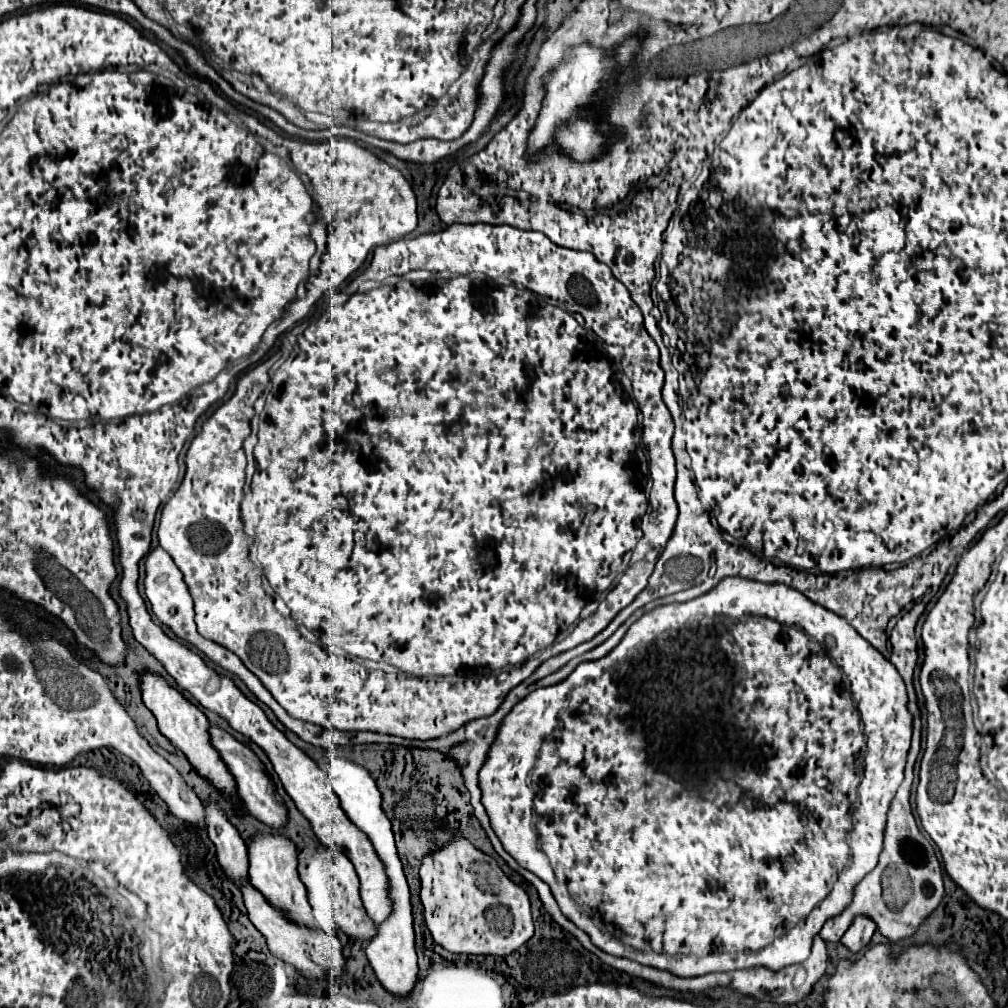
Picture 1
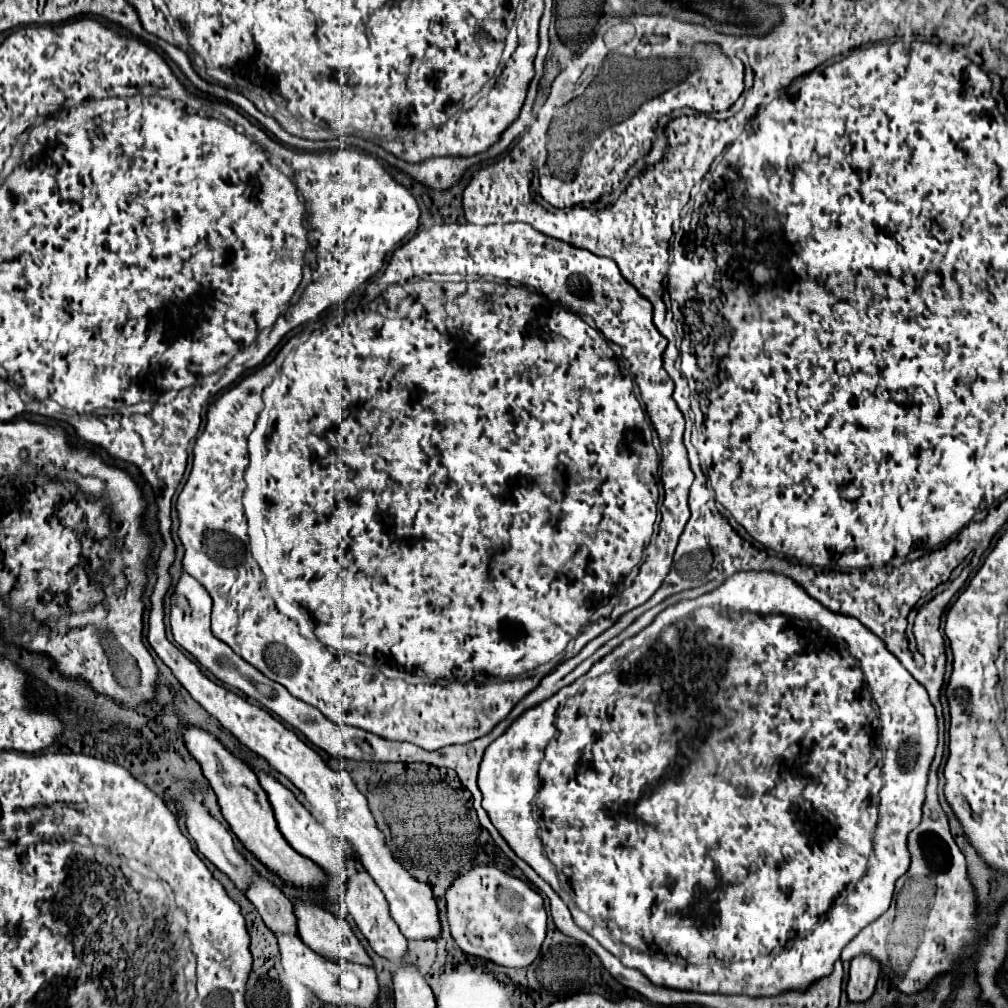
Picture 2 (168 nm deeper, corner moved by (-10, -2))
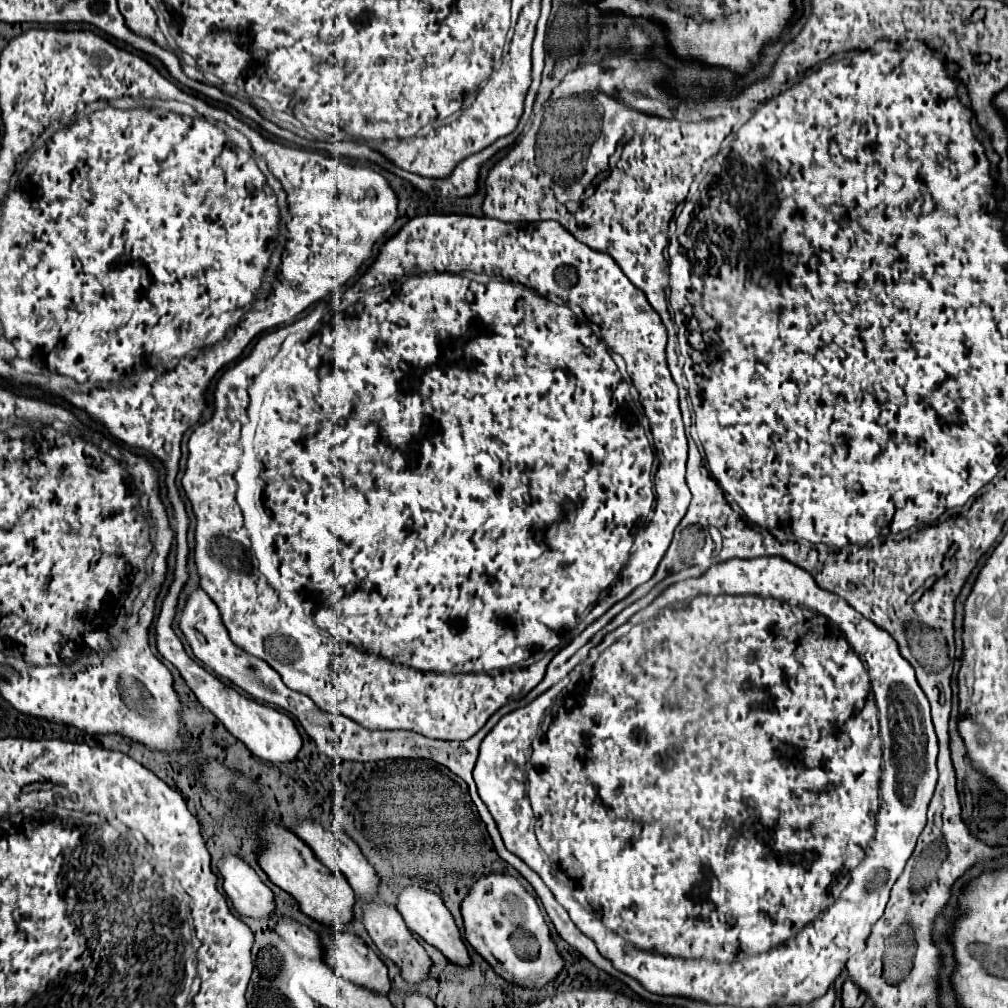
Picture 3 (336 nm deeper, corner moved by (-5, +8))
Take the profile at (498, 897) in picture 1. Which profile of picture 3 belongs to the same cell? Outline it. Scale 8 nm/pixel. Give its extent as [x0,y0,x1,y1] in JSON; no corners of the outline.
[461,874,565,990]

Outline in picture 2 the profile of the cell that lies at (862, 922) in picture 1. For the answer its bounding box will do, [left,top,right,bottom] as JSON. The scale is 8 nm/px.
[848,956,880,1002]

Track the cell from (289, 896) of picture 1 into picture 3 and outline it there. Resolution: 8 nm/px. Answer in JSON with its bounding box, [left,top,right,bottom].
[321,934,391,996]

